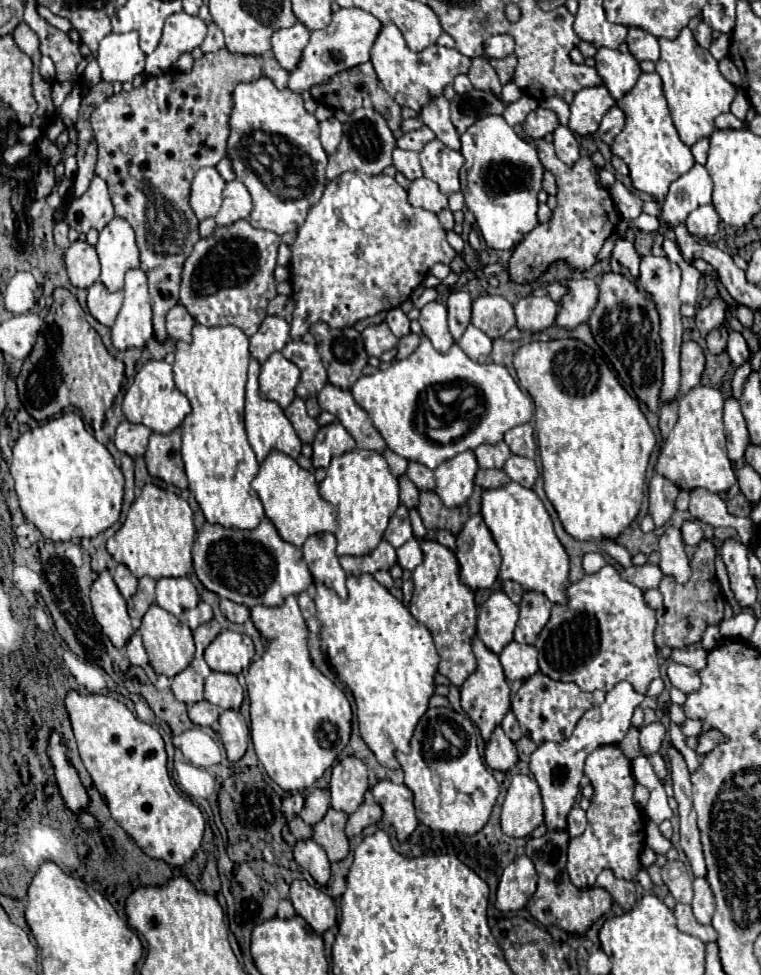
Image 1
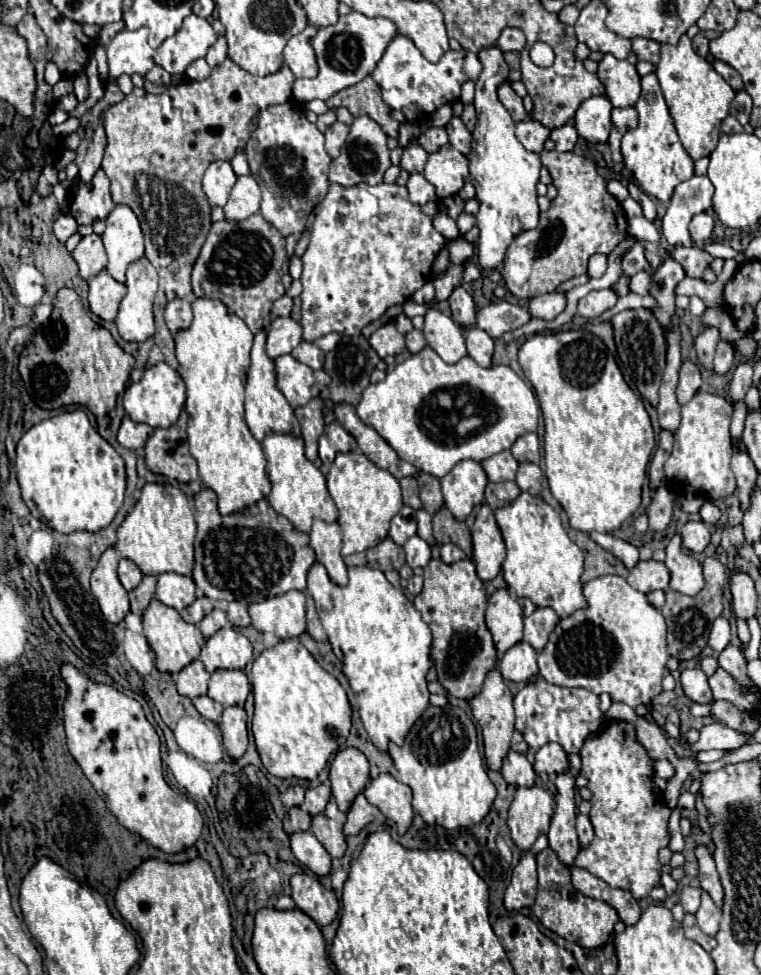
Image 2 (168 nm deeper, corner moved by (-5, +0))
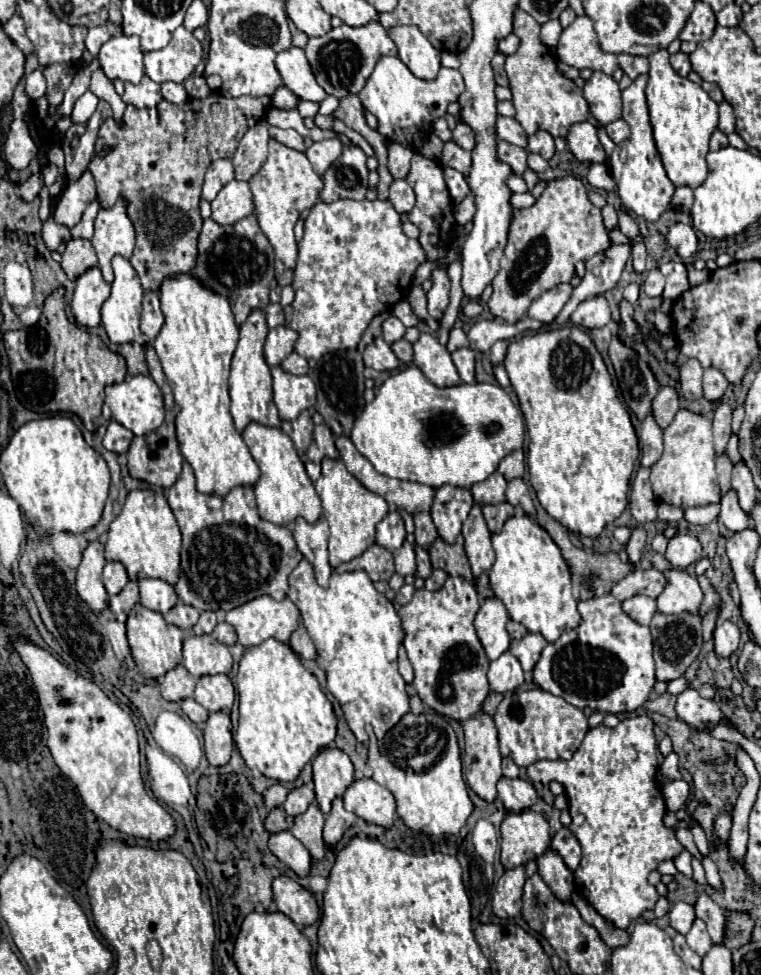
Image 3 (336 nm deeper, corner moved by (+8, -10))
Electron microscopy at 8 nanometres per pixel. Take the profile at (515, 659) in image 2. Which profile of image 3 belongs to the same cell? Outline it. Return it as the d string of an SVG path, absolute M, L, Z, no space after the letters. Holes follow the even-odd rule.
M504 652L498 660L490 662L488 682L494 692L516 690L518 686L524 684L524 670L510 652Z

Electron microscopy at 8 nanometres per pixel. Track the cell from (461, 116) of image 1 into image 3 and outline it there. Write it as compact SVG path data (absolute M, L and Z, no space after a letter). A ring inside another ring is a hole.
M460 122L452 132L452 140L464 150L472 150L476 146L476 132L472 132L472 128L468 128L468 124Z

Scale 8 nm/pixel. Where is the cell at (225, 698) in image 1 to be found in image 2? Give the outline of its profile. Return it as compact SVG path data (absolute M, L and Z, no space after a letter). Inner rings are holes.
M217 670L209 680L209 698L223 706L243 706L249 696L249 680L241 670Z

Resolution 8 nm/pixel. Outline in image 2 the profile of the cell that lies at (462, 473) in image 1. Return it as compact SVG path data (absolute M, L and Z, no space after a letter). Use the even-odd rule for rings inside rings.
M461 460L449 474L441 478L445 506L457 520L465 520L473 506L483 502L485 484L487 474L481 464L473 460Z

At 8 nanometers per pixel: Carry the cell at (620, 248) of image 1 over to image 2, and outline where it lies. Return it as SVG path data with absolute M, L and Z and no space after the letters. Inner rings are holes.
M641 270L641 272L637 272L637 274L631 278L629 288L631 288L631 292L645 296L645 294L647 294L647 286L649 286L649 282L651 282L651 276L649 276L645 270Z

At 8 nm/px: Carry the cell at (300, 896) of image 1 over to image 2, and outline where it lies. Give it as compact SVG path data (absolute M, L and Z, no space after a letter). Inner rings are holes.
M295 874L290 878L291 898L297 908L313 918L319 926L331 924L339 914L339 902L333 890L327 890L317 878L309 874Z

